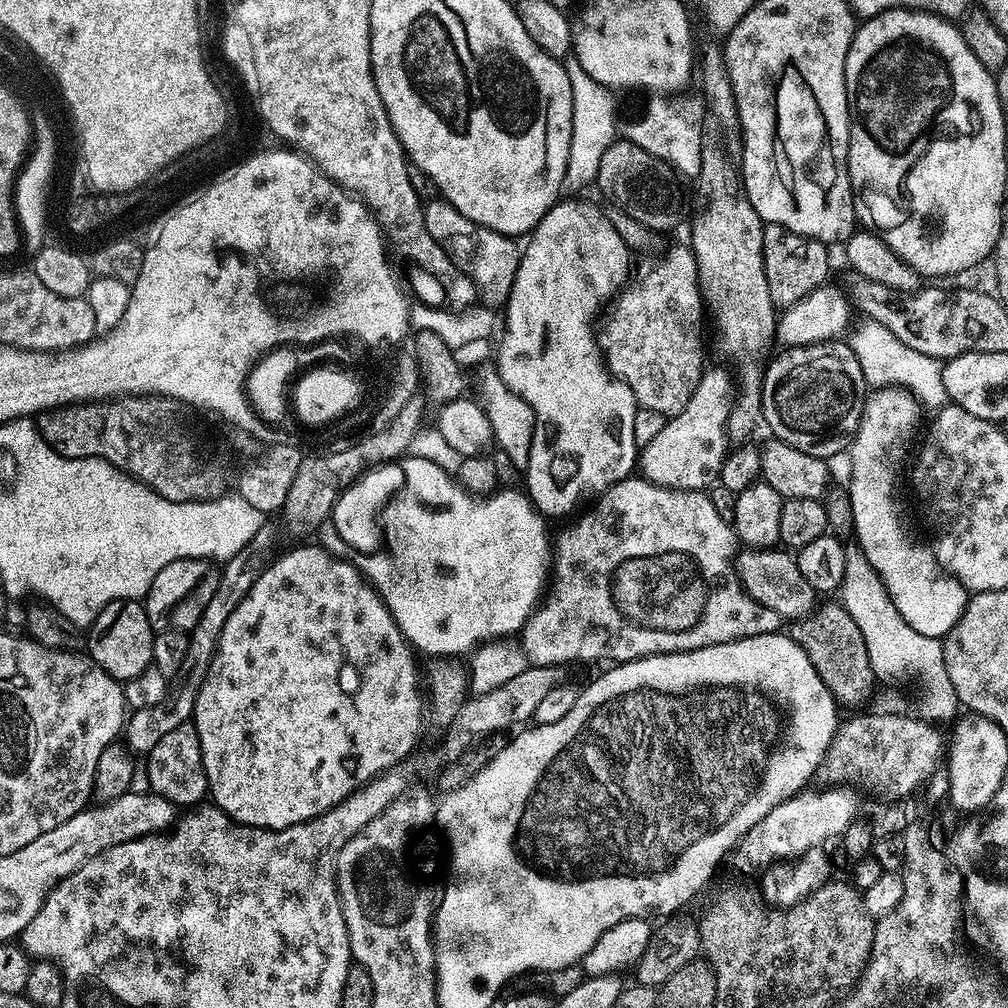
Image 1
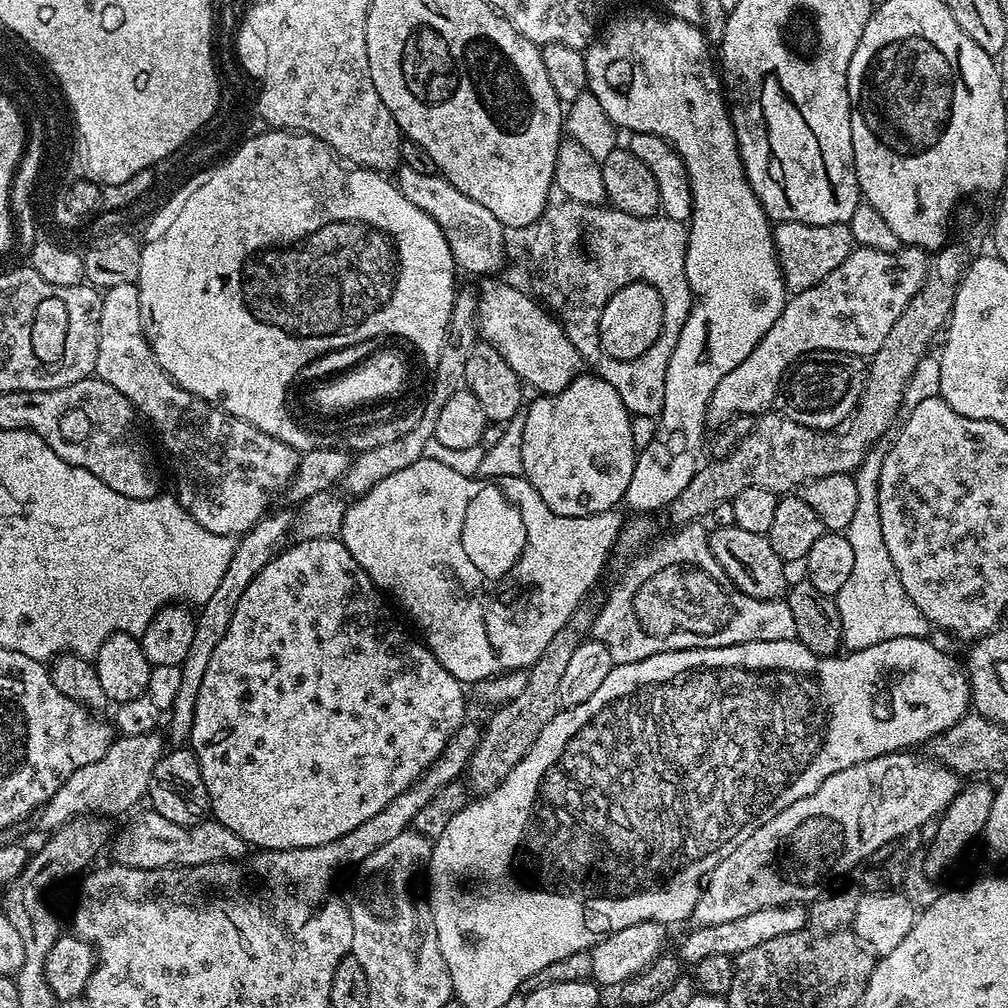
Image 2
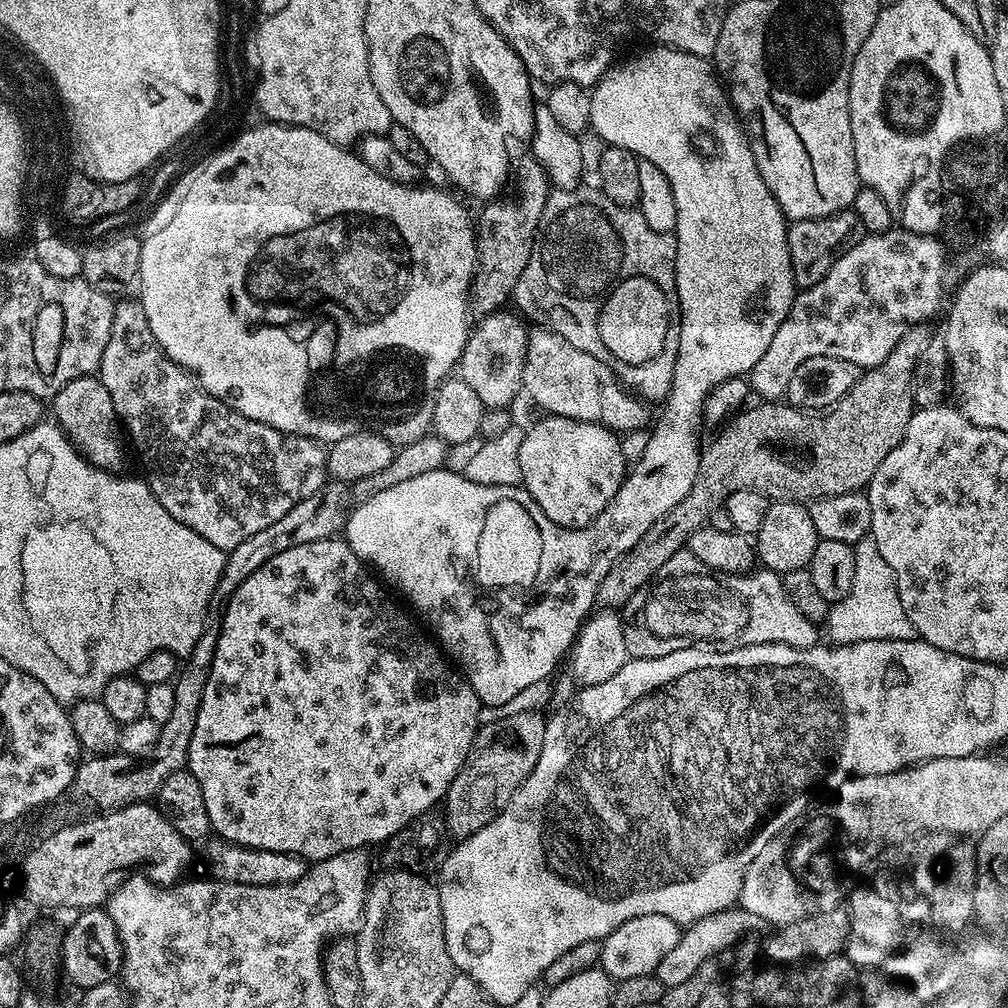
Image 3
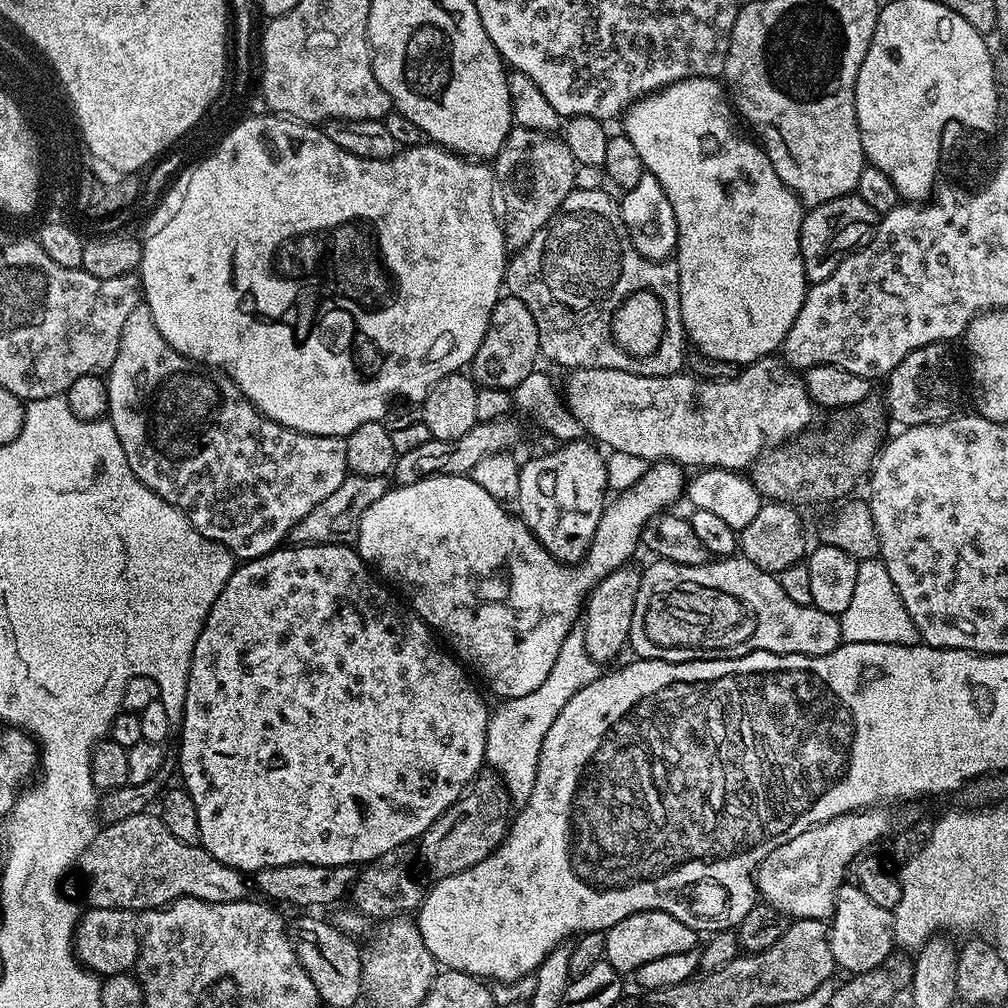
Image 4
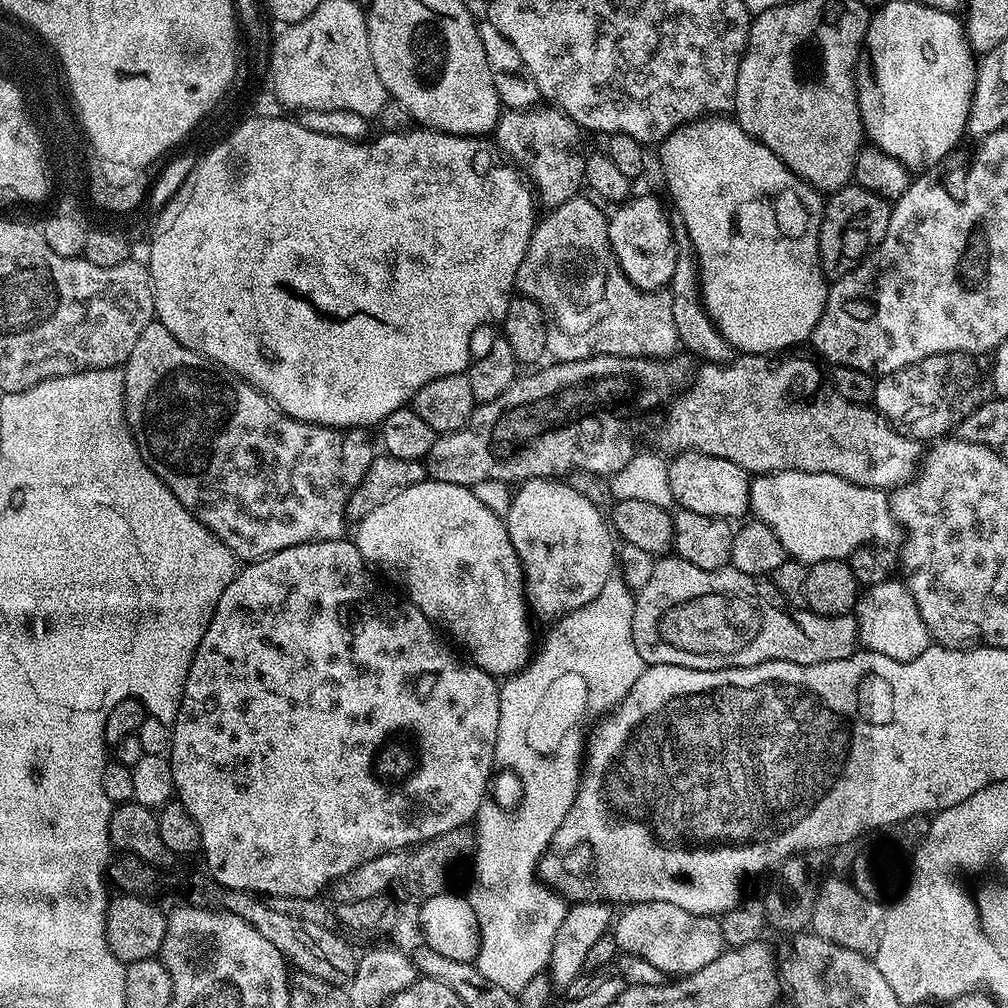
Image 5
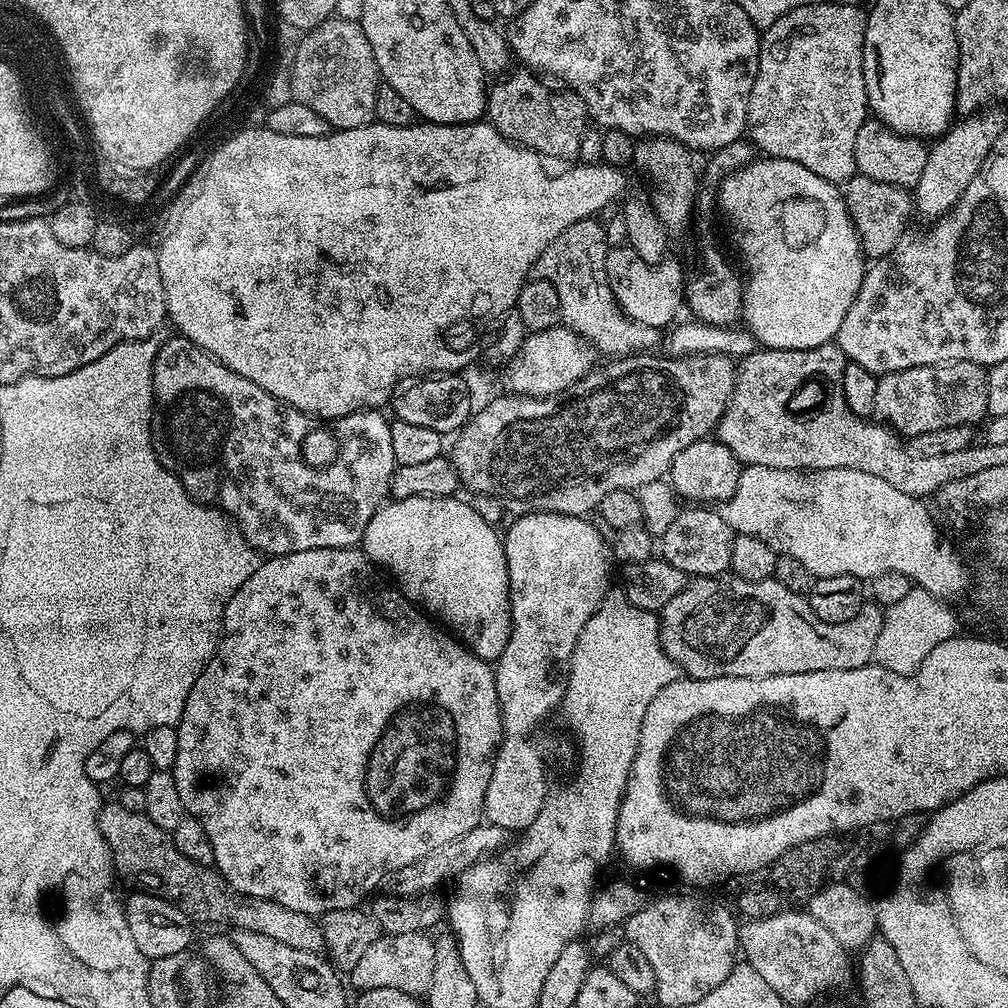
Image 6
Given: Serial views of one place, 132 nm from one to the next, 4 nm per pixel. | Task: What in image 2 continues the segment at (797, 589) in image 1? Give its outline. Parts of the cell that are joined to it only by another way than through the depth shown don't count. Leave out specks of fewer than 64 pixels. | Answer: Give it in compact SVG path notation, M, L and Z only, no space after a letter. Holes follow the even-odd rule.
M731 524L725 528L713 527L708 534L710 554L722 566L722 570L732 579L740 591L745 592L755 600L778 600L787 593L790 587L790 579L784 573L785 561L774 554L767 535L755 536L750 530L742 530L737 524Z

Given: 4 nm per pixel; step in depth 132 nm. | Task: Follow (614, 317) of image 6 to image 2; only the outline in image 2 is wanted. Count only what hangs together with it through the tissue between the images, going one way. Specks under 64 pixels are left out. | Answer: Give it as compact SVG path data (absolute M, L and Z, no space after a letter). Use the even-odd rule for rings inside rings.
M561 199L560 204L556 202L549 203L541 214L539 220L534 225L532 236L532 264L536 267L536 292L539 303L546 306L547 311L555 314L562 321L564 330L568 337L574 342L574 346L582 357L585 365L593 364L595 375L600 376L606 382L610 382L610 386L614 386L614 390L618 390L618 398L622 398L622 402L626 406L626 410L632 416L655 416L659 417L662 406L664 405L664 395L666 394L666 366L670 366L670 354L674 354L674 346L678 342L678 334L682 330L682 326L686 322L686 318L692 309L692 291L690 290L690 282L686 282L686 250L688 249L688 224L682 220L675 220L663 214L655 216L647 216L646 218L634 218L634 214L626 214L622 210L605 206L604 204L583 204L582 202L574 202L573 200ZM576 280L580 280L580 300L576 300ZM636 281L644 281L649 284L661 296L662 306L664 307L664 323L661 326L660 336L654 341L645 353L633 360L619 361L618 358L612 358L610 354L600 348L594 339L593 333L597 331L598 302L596 299L607 298L611 296L617 288L623 287L624 284L634 283Z

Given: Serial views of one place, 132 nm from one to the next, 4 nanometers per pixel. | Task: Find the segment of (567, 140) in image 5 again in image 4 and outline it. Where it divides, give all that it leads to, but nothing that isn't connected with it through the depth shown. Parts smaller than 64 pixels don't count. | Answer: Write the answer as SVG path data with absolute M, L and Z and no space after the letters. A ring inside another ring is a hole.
M513 127L494 157L498 200L502 205L504 242L509 249L524 248L537 230L550 222L552 215L576 187L576 166L570 146L566 146L559 135L533 128Z

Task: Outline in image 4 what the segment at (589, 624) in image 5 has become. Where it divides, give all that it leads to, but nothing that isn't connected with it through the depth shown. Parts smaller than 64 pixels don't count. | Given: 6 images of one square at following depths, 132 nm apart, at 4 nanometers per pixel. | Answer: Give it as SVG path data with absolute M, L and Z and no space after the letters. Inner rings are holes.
M573 630L566 638L566 642L562 642L562 650L558 650L558 658L554 661L554 667L551 668L550 675L546 677L546 682L538 686L538 690L530 690L530 694L522 694L522 698L497 703L497 708L491 709L486 730L484 759L487 767L503 780L504 789L513 801L523 802L530 798L530 790L534 790L534 778L538 774L538 762L542 742L546 738L546 730L550 730L550 725L553 724L554 718L558 718L562 706L566 706L566 702L574 698L579 688L590 686L590 682L594 682L600 675L602 675L601 665L597 664L594 658L590 658L590 654L586 654L583 631Z

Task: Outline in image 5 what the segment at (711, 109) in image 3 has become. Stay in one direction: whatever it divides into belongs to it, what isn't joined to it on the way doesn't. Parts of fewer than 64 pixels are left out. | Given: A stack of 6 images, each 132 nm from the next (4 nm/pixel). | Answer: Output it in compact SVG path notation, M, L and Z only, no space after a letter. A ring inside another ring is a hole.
M713 114L699 120L691 120L689 124L674 129L659 145L660 168L664 171L664 180L668 183L668 192L676 203L675 211L683 218L692 243L692 252L696 257L696 267L700 270L700 296L704 299L704 309L710 314L714 326L736 347L740 354L780 354L792 350L795 344L811 341L814 326L818 326L818 318L822 318L822 310L826 306L829 281L820 266L820 227L824 217L825 197L811 188L802 178L798 178L761 142L753 140L735 119L724 114ZM425 478L418 486L410 486L410 490L402 490L402 494L394 494L394 498L390 498L390 502L382 502L382 506L378 506L378 510L370 510L370 514L366 514L366 518L359 520L355 528L354 543L362 554L362 558L367 560L373 569L379 570L381 568L394 583L401 584L404 587L402 592L406 599L414 606L418 606L418 610L422 610L422 614L426 614L426 618L431 620L433 624L437 626L445 624L449 634L468 651L467 659L477 668L489 672L491 676L507 678L516 675L528 666L534 656L534 648L532 650L533 621L530 619L530 609L526 599L524 571L516 556L514 546L510 542L507 523L489 507L484 506L475 497L471 487Z

